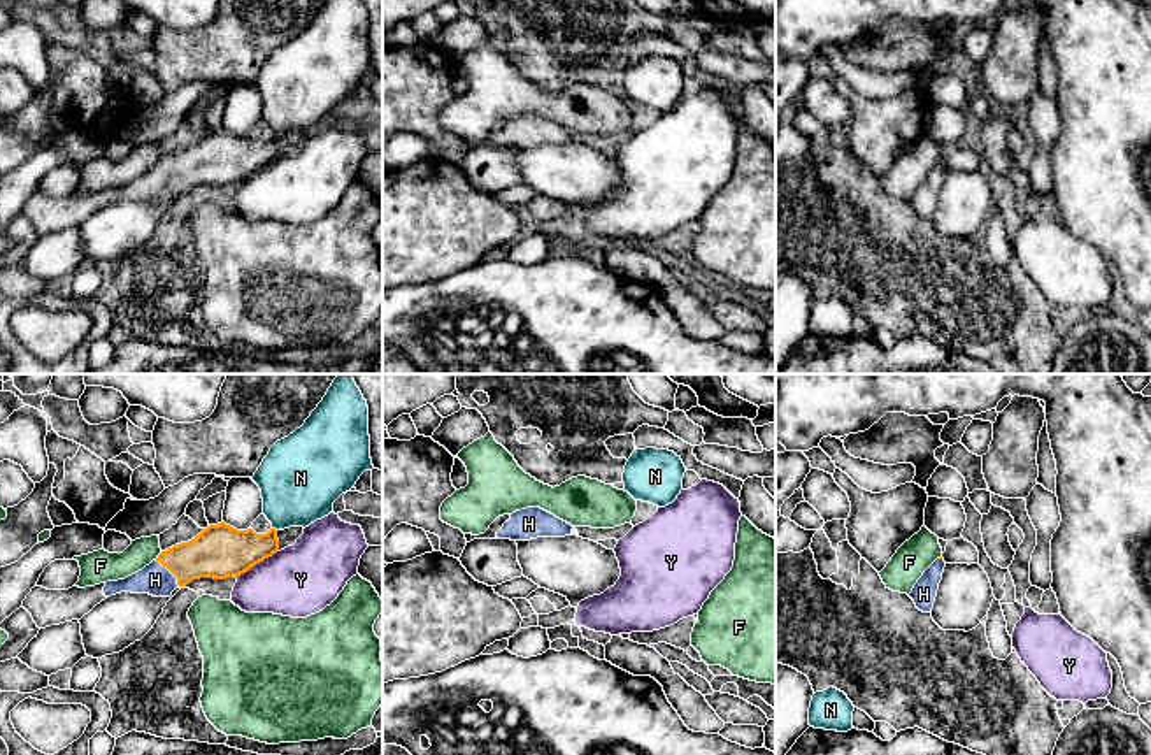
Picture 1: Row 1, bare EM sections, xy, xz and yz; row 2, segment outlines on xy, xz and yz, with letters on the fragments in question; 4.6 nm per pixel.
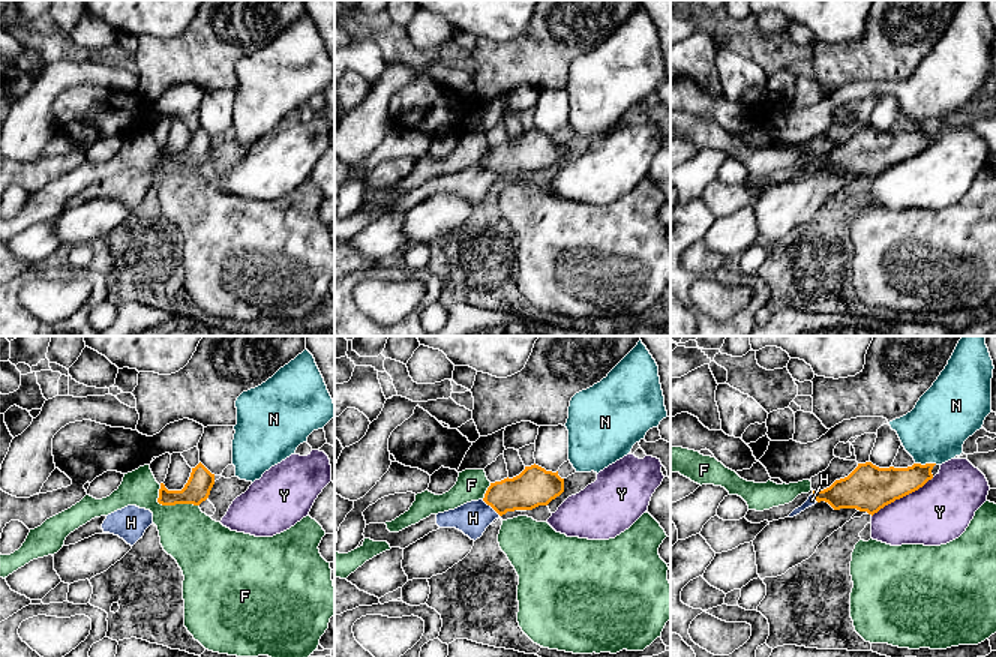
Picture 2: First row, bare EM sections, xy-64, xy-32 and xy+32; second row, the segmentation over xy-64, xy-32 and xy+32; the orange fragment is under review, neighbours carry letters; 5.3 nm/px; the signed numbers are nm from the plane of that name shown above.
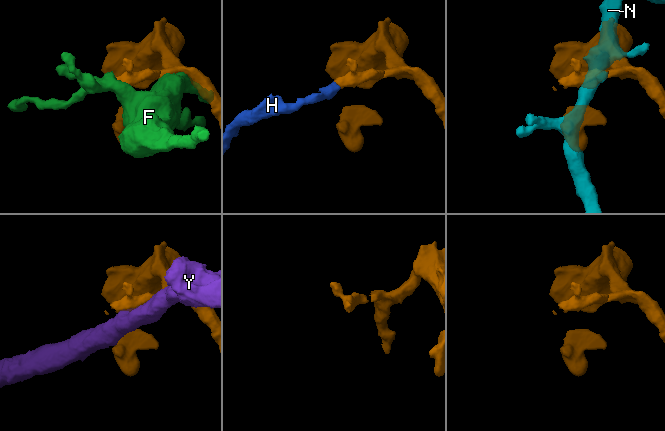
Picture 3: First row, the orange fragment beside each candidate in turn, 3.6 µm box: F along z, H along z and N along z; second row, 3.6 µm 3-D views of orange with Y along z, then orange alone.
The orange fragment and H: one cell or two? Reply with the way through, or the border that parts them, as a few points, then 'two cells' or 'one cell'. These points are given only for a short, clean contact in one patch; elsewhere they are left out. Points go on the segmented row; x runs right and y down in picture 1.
across xy (220, 552), (169, 569), (155, 580) | one cell

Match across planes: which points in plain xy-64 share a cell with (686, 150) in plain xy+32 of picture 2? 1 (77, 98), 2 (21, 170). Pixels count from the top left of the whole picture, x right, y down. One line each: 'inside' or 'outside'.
1: outside
2: outside

